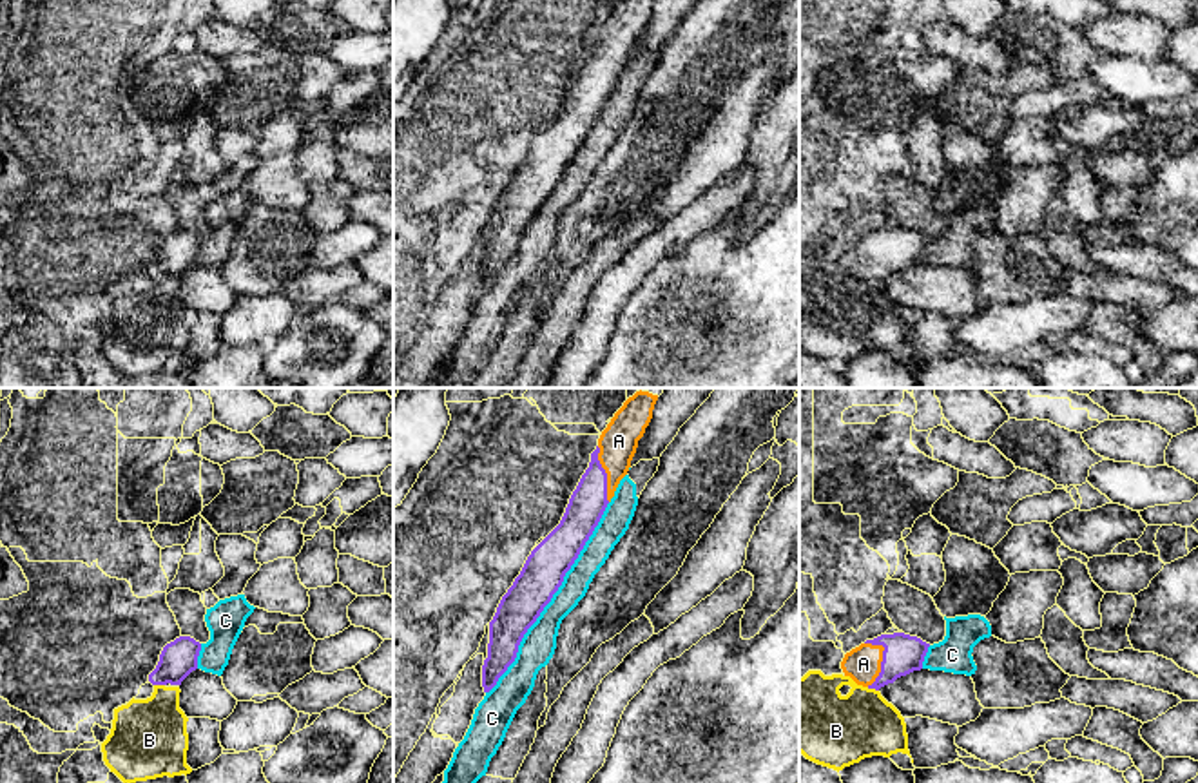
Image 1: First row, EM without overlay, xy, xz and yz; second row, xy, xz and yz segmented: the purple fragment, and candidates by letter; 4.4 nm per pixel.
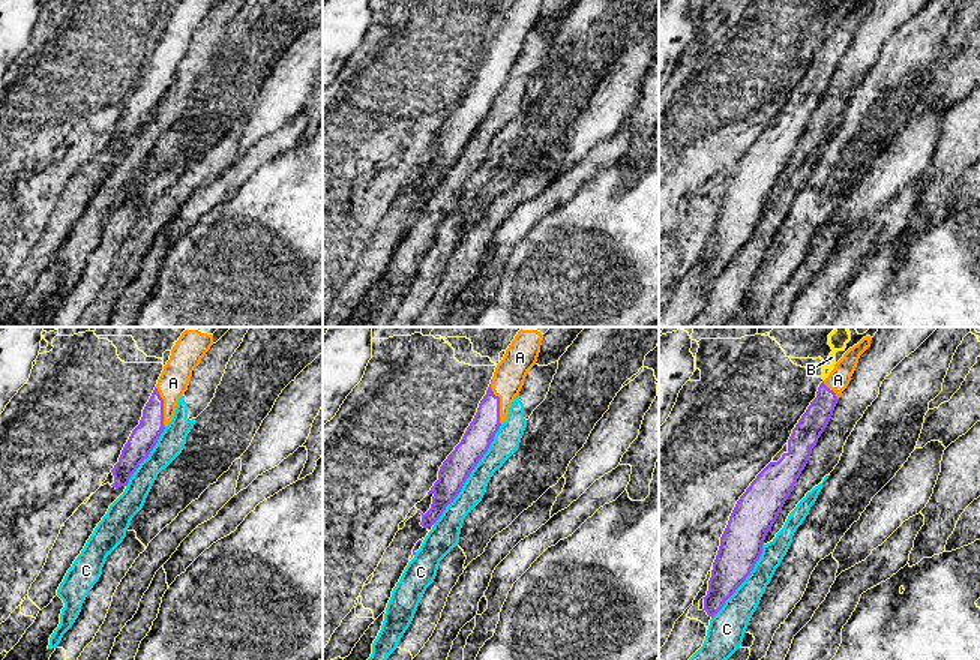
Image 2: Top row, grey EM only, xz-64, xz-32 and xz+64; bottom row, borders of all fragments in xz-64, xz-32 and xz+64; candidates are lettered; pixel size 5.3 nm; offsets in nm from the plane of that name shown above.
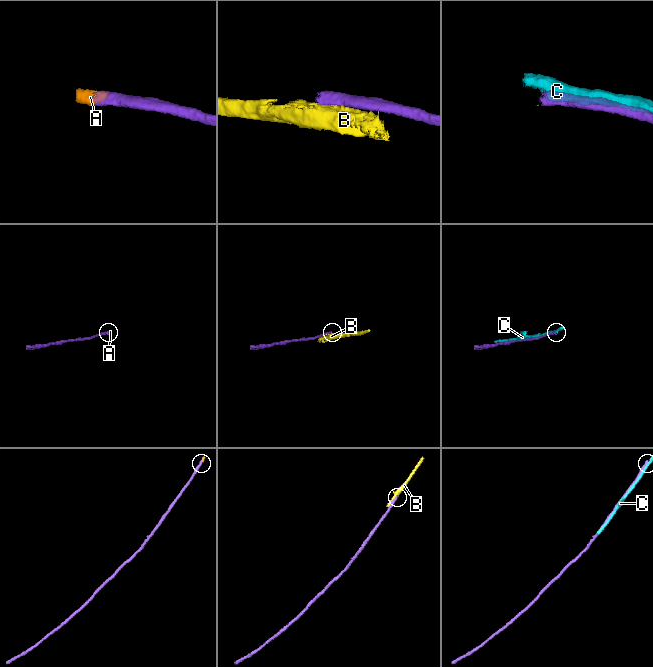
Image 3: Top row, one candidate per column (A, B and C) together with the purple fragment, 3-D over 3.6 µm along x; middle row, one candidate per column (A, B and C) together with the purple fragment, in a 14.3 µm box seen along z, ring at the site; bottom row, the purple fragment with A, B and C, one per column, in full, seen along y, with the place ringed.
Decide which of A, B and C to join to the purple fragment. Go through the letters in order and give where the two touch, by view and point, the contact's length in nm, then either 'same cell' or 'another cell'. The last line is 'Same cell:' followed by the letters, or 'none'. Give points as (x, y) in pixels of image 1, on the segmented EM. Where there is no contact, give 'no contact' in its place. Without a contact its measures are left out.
A: contact yz (881, 666); length 200 nm; same cell
B: contact yz (872, 687); length 60 nm; another cell
C: contact xz (551, 597); length 1000 nm; another cell
Same cell: A

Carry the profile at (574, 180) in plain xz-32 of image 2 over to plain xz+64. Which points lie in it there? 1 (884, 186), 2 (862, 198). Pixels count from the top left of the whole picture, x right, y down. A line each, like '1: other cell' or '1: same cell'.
1: other cell
2: other cell

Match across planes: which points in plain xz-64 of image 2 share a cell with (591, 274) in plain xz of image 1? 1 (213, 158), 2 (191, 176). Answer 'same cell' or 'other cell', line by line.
1: same cell
2: same cell

